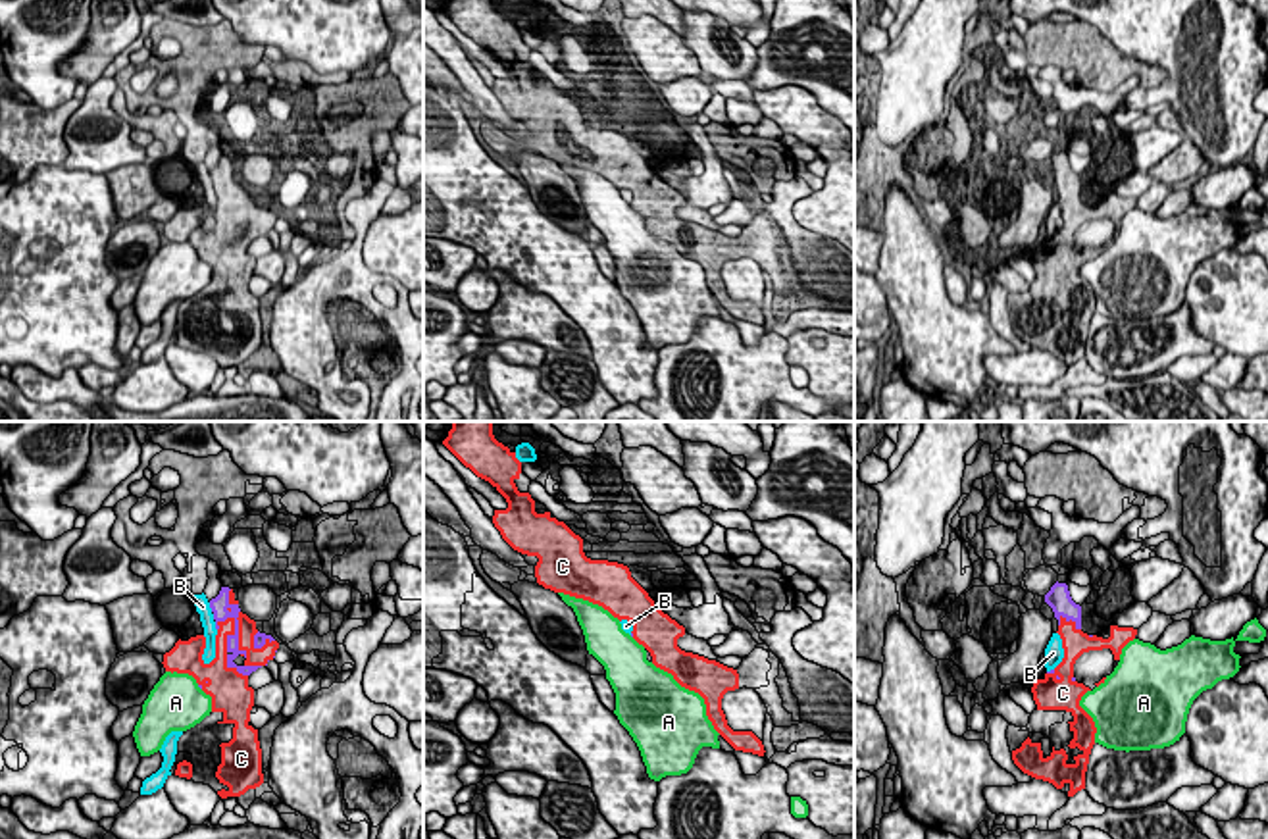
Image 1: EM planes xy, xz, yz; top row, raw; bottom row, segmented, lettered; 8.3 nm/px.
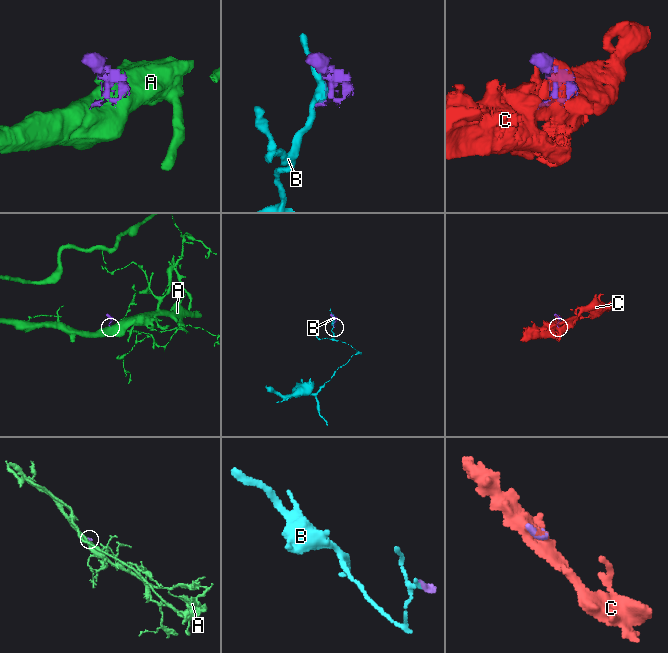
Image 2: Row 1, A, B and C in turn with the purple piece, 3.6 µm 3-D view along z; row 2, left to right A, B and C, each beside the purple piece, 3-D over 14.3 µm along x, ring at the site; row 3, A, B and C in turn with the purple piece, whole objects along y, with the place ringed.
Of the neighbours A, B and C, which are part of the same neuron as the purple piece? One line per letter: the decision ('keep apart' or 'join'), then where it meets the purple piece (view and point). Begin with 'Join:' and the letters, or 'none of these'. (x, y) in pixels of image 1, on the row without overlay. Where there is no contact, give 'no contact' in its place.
Join: C
A: keep apart; no contact
B: keep apart; contact xy (210, 176)
C: join; contact xy (237, 203)

